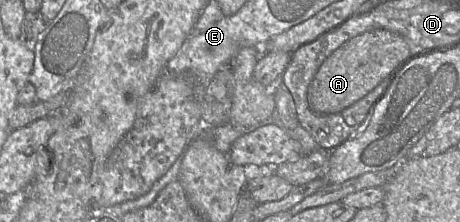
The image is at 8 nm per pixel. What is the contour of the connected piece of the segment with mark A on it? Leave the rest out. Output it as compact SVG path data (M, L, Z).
M389 30L367 31L350 39L335 50L317 71L308 89L310 108L318 114L341 113L389 78L410 53L405 38Z

